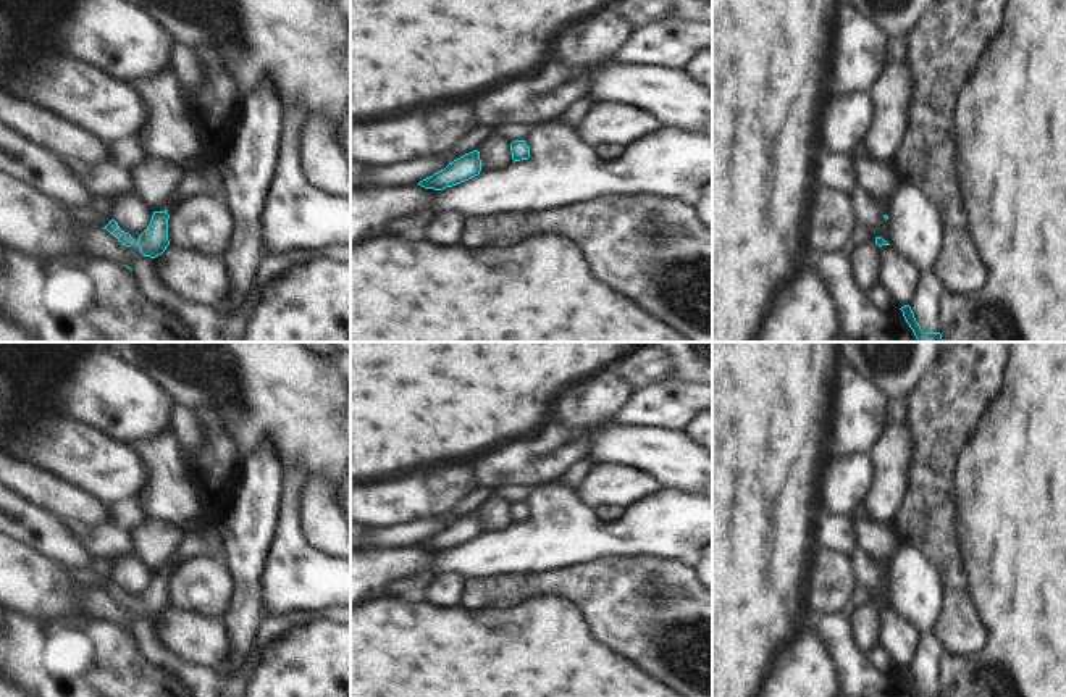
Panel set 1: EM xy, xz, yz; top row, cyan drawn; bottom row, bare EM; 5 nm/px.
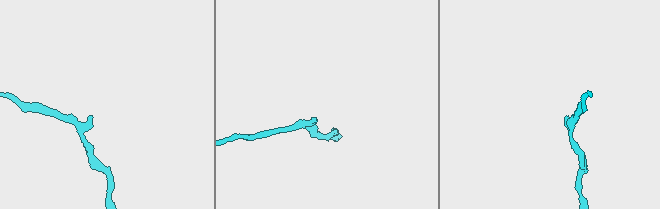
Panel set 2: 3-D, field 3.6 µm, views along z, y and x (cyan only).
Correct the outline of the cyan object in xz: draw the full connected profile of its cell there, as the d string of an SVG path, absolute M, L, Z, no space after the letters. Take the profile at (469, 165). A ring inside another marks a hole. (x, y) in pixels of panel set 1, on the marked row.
M473 150L449 163L444 169L418 182L425 189L443 190L465 182L481 171L480 152Z

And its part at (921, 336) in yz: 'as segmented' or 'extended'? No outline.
as segmented

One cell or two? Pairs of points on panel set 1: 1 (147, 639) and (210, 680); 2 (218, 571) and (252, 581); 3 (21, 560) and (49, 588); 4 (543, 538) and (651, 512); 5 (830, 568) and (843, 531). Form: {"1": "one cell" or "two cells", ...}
{"1": "one cell", "2": "two cells", "3": "one cell", "4": "one cell", "5": "two cells"}

